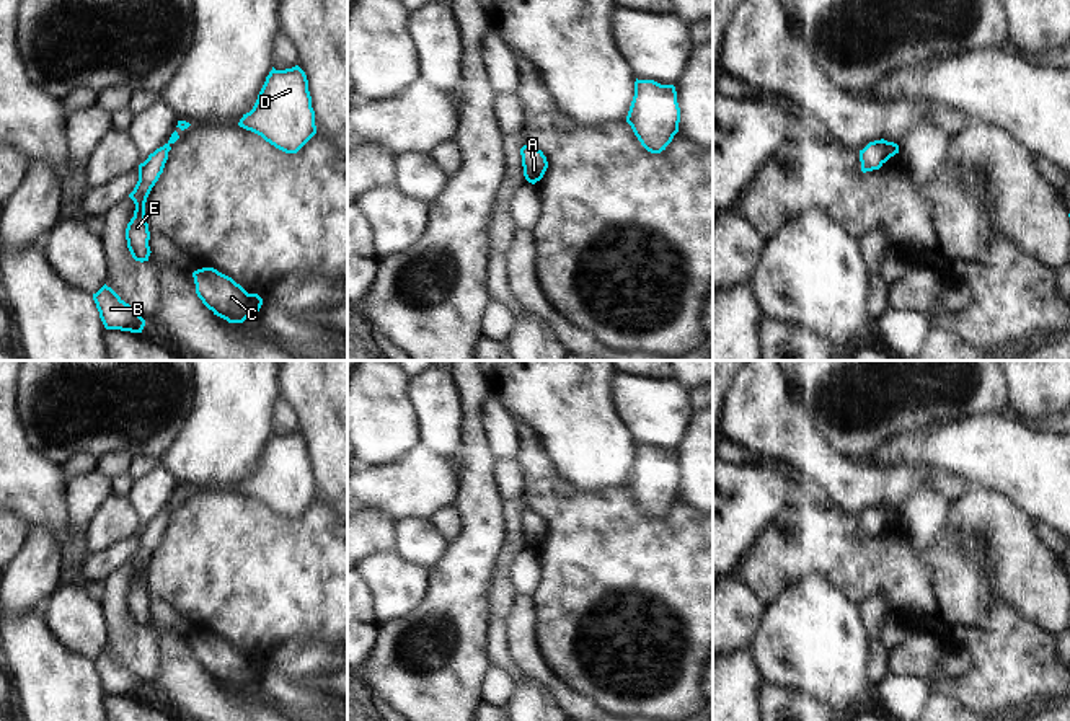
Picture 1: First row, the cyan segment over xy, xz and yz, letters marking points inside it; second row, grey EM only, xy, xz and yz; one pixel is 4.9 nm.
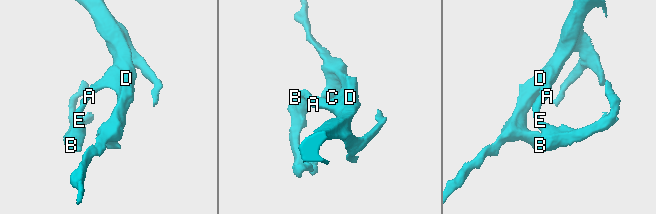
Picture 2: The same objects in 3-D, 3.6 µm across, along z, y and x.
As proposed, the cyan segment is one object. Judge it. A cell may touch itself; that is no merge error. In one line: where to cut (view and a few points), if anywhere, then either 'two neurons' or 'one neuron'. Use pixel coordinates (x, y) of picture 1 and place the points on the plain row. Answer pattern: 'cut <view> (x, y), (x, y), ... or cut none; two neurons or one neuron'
cut none; one neuron

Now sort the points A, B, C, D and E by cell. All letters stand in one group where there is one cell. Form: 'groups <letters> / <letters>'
groups A B C D E

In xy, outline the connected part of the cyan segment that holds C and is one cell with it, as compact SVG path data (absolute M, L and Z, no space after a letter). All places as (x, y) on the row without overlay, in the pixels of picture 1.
M214 633L197 635L192 643L202 669L228 688L243 688L248 682L258 679L263 670L258 659L248 659L232 643Z

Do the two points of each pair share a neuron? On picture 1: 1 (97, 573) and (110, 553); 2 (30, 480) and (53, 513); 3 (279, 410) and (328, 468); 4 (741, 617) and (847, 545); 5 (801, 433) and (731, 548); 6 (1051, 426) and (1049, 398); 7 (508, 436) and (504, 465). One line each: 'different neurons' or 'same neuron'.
1: same neuron
2: same neuron
3: different neurons
4: different neurons
5: different neurons
6: different neurons
7: different neurons

